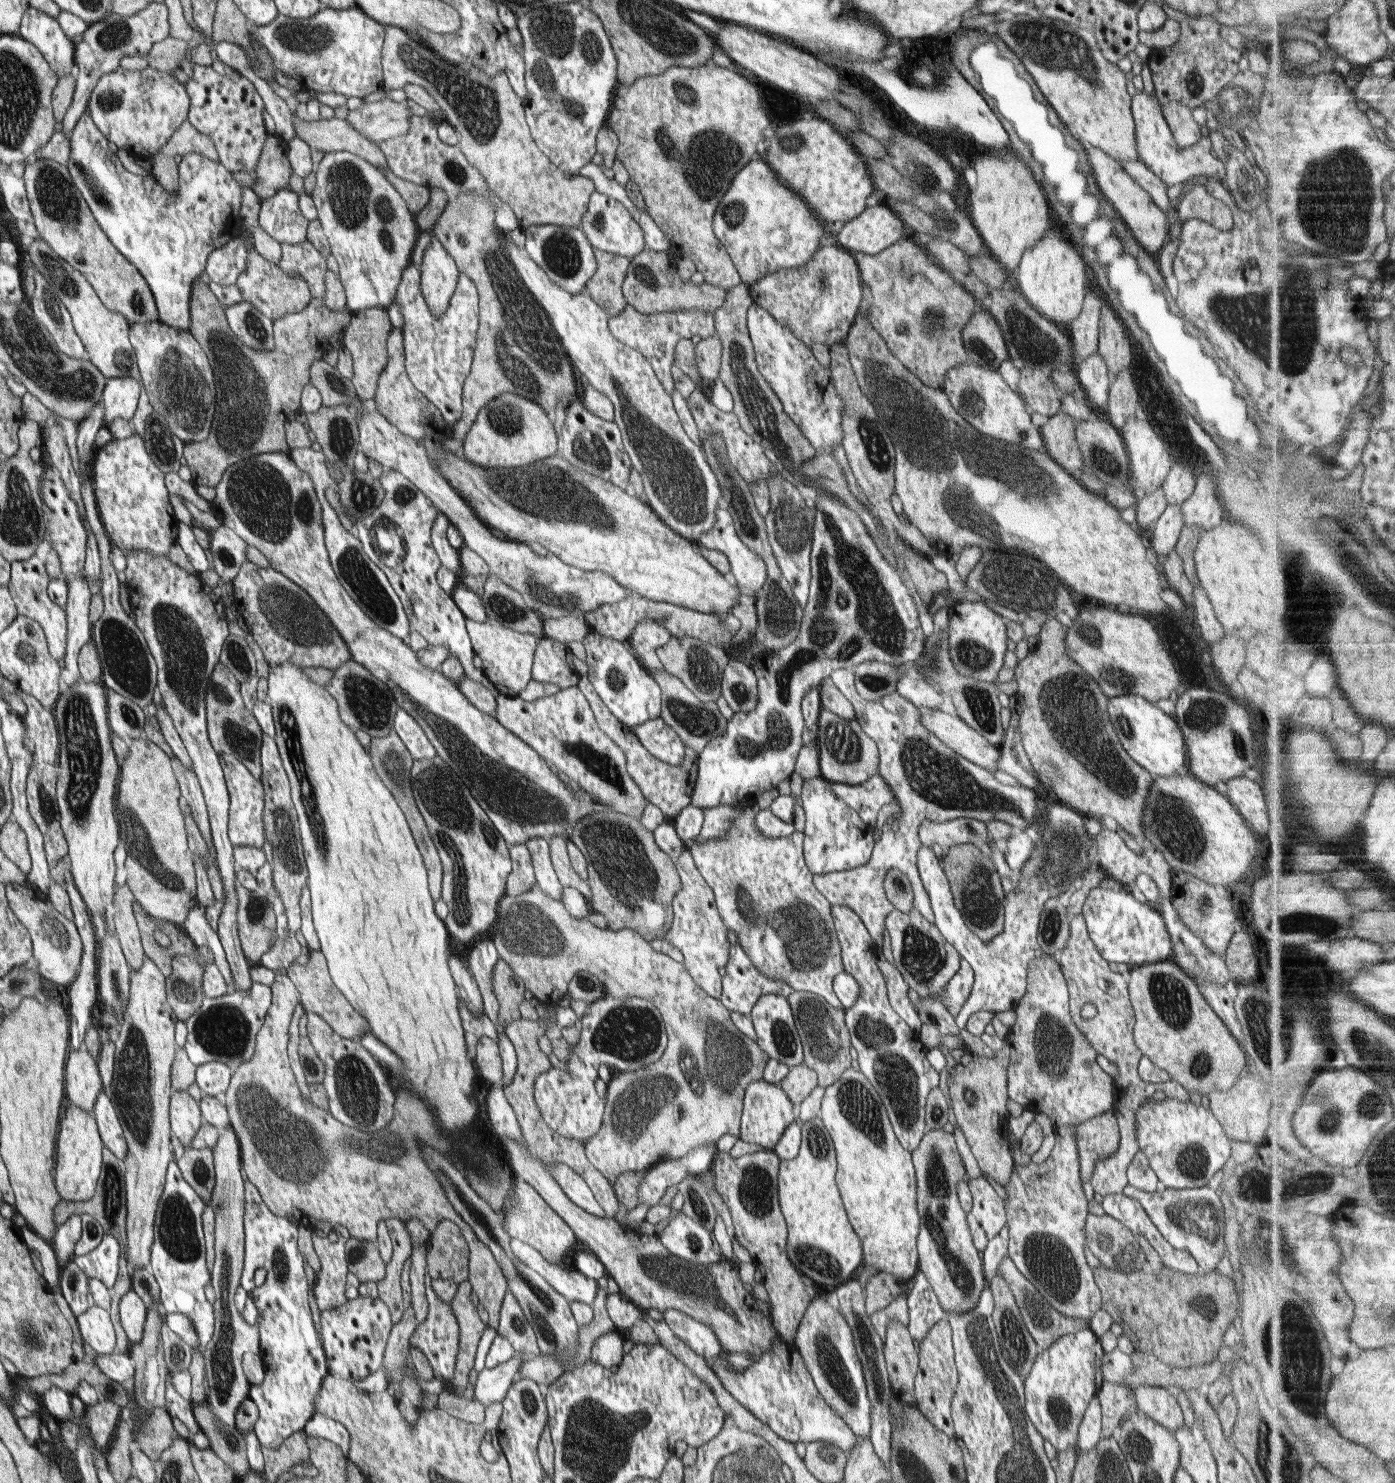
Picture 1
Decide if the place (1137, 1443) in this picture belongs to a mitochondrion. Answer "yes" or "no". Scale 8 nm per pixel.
yes

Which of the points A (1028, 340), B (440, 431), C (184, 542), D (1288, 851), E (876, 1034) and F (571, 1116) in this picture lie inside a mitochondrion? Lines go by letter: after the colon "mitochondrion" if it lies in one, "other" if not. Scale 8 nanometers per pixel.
A: mitochondrion
B: other
C: other
D: other
E: mitochondrion
F: other

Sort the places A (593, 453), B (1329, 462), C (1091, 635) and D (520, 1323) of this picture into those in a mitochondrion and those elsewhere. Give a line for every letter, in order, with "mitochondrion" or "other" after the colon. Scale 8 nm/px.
A: mitochondrion
B: other
C: mitochondrion
D: mitochondrion

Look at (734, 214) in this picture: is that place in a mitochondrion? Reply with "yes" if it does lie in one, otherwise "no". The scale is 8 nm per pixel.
yes

